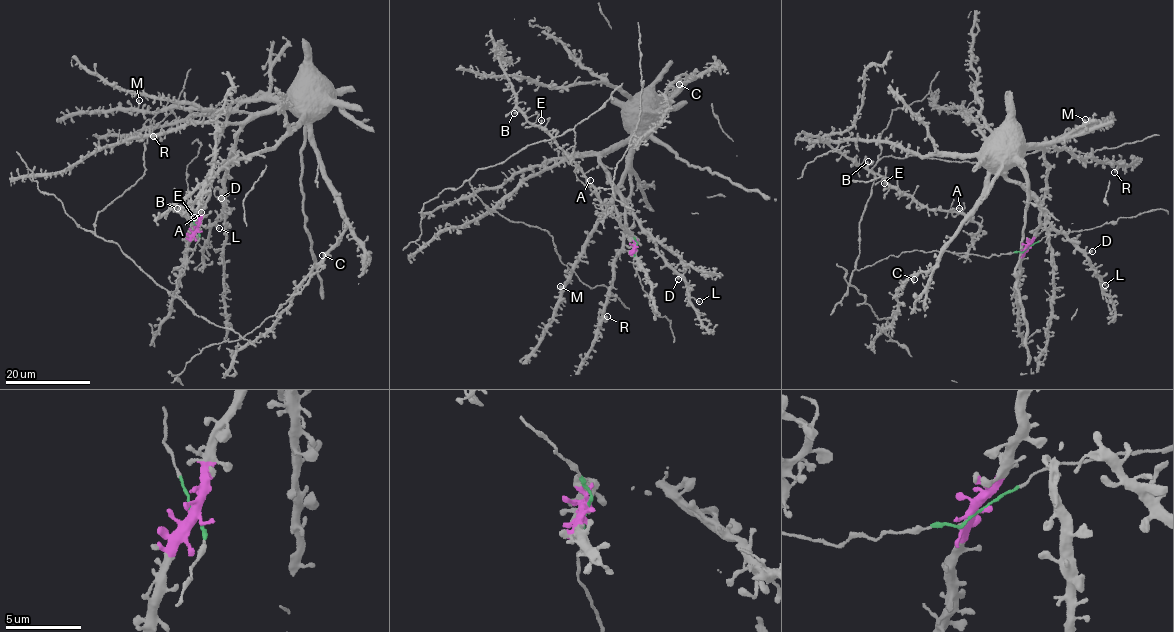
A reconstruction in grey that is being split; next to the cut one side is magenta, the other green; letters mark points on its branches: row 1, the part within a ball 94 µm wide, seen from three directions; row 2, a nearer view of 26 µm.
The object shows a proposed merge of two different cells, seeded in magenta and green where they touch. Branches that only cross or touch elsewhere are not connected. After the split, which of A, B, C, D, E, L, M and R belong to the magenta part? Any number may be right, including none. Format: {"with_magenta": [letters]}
{"with_magenta": ["C", "D", "L", "M", "R"]}

